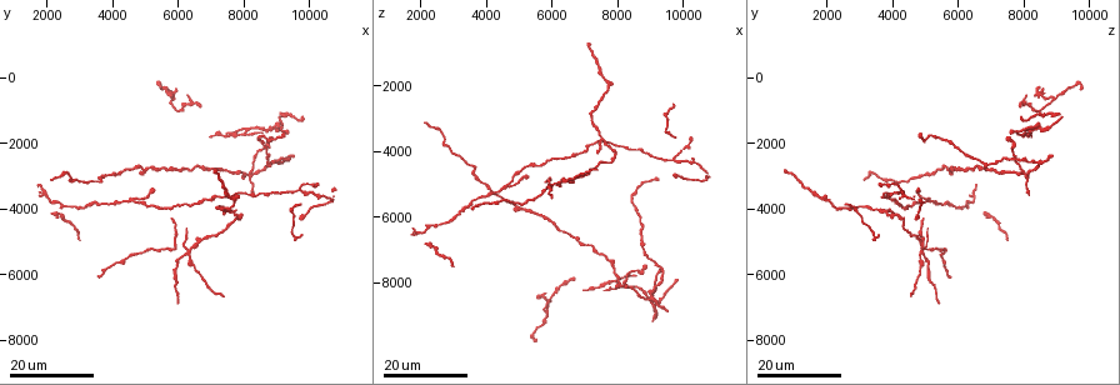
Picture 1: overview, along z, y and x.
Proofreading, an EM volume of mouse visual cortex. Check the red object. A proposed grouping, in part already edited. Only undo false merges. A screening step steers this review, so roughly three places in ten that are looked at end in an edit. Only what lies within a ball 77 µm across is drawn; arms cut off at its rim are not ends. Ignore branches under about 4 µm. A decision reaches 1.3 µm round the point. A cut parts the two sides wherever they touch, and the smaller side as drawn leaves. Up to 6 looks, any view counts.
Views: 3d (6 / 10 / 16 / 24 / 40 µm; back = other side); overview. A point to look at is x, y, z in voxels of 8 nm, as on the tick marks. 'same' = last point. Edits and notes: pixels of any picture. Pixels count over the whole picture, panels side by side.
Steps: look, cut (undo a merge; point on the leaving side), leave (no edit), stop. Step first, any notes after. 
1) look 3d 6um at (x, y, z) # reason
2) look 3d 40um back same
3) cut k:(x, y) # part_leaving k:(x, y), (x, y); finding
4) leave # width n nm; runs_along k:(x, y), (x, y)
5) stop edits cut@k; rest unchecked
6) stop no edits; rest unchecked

look 3d 24um at (6900, 3800, 4100) # narrows sharply

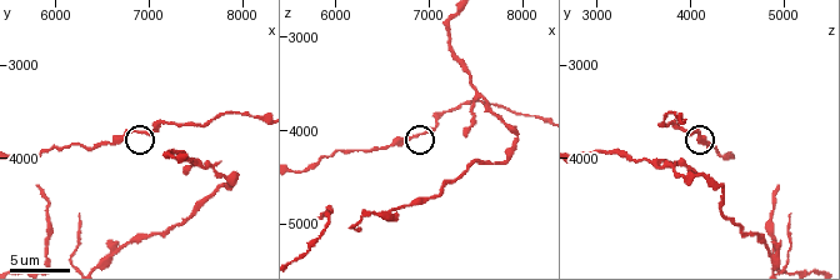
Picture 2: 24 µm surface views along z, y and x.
look 3d 10um at (6900, 3700, 4050)

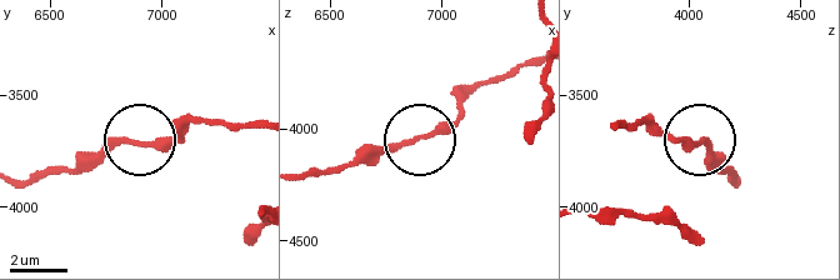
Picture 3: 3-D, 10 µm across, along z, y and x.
leave # runs_along 3:(21, 183), (93, 164), (136, 140), (171, 138), (205, 118); continuous, no second neuron

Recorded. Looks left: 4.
look 3d 16um at (8000, 1800, 8000)

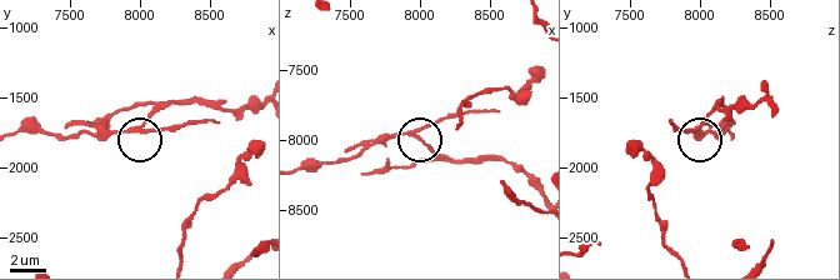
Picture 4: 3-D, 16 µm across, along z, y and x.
look 3d 10um at (7980, 1720, 7960)

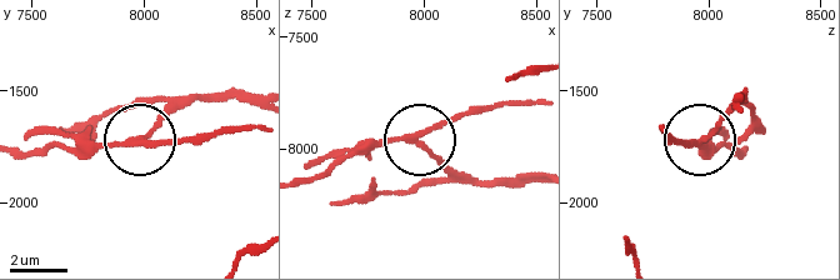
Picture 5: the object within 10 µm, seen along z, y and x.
leave # side_arm 33 um; arms 3; all the same neuron

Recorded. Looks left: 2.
look 3d 24um at (6300, 800, 8100) # a narrow waist

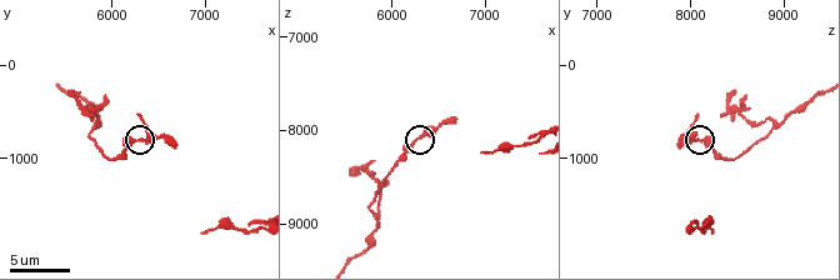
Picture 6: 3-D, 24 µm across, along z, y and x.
look 3d 10um at (6300, 850, 8050) # zoom in

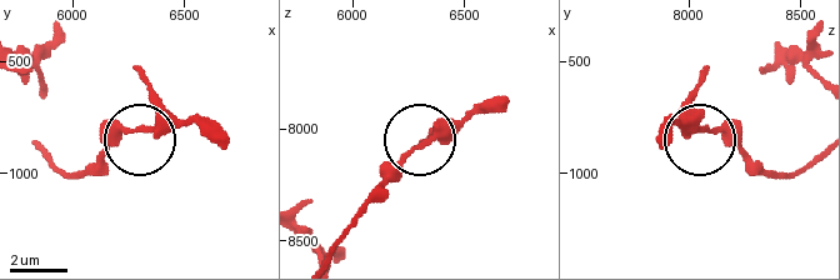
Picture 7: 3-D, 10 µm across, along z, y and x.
leave # width 210 nm; continuous, no second neuron

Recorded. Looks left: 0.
stop no edits; rest unchecked

